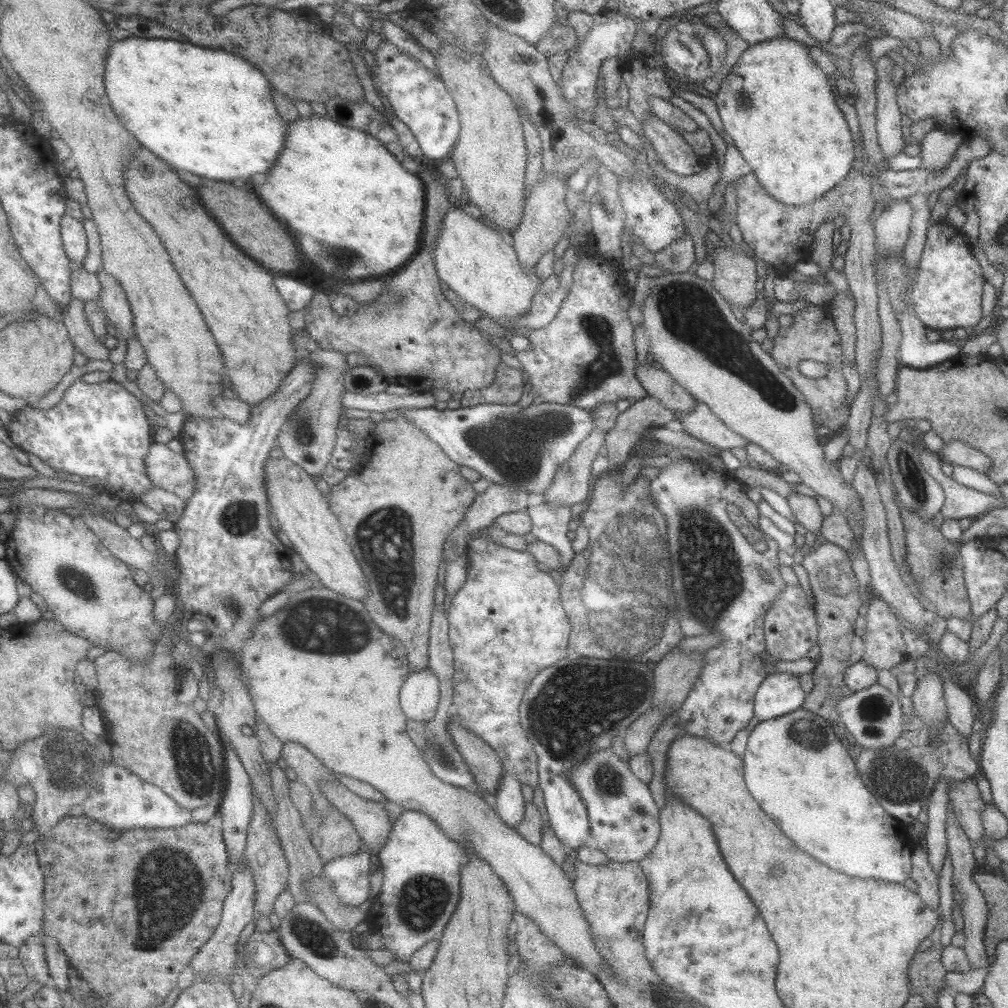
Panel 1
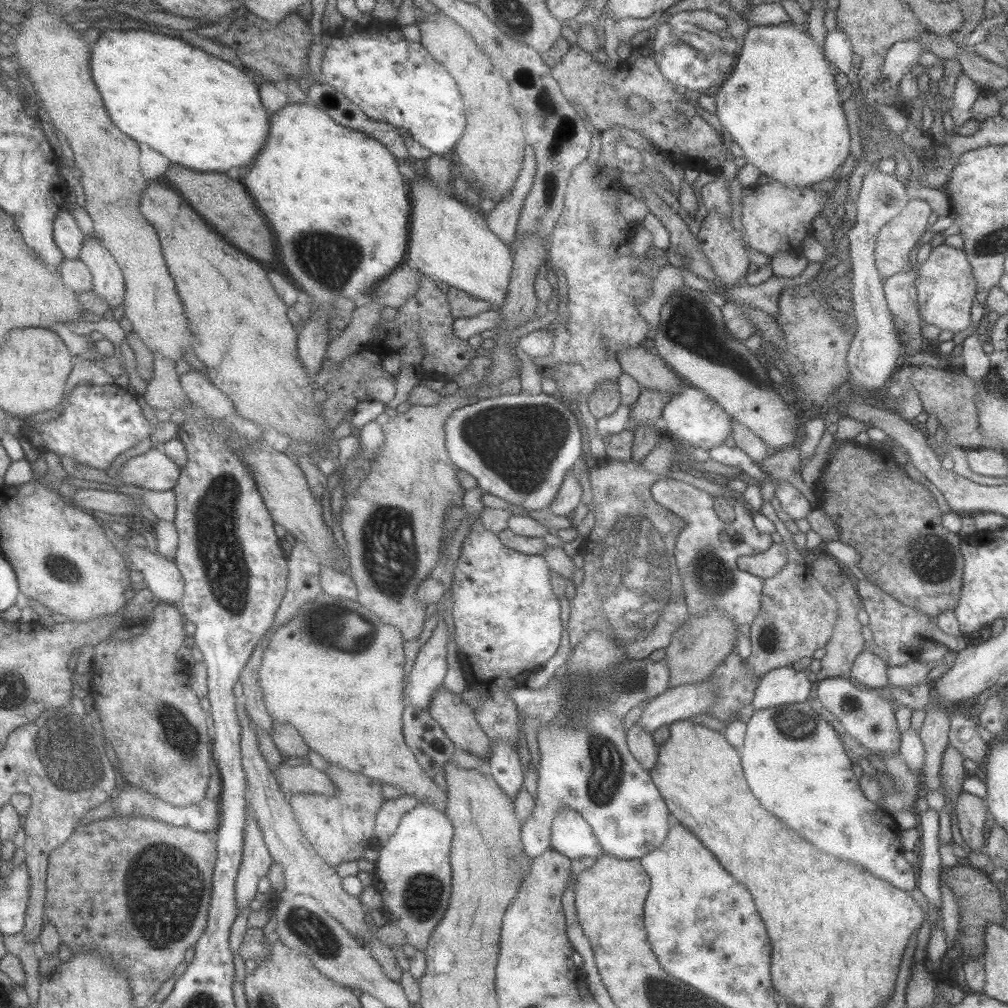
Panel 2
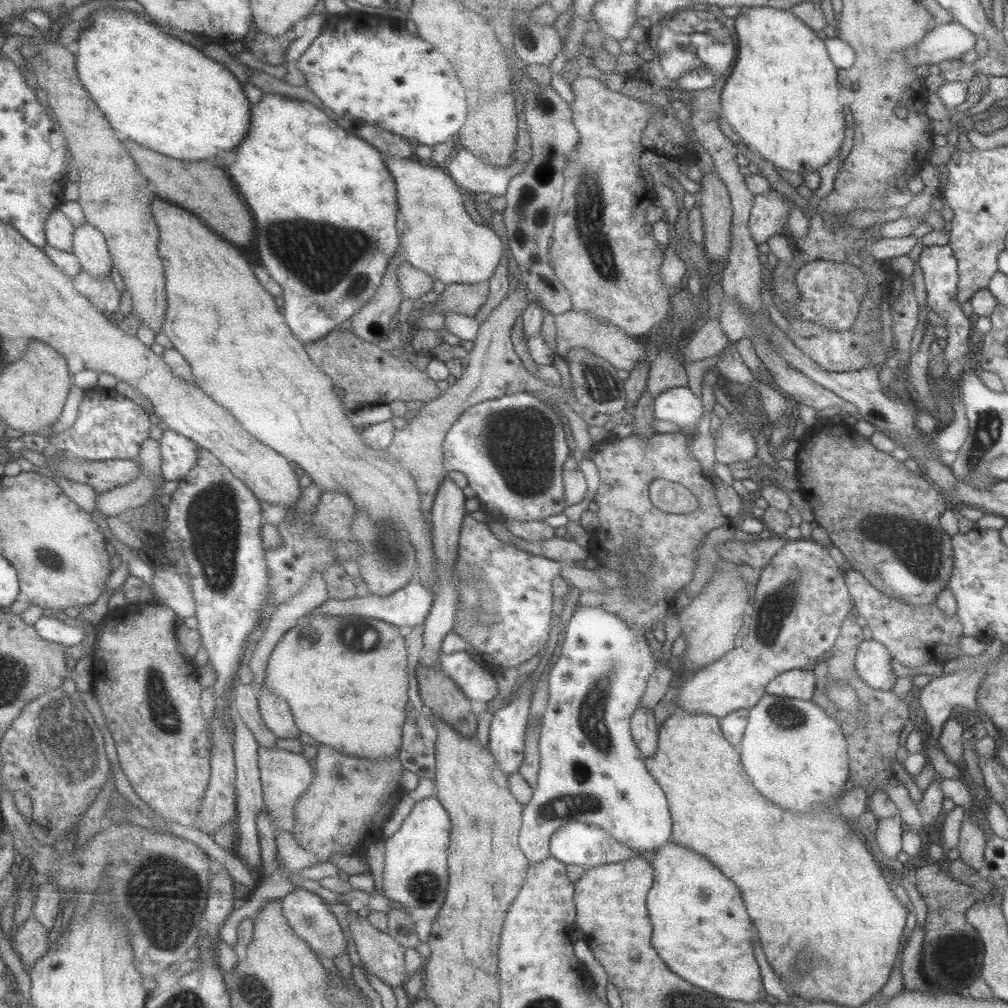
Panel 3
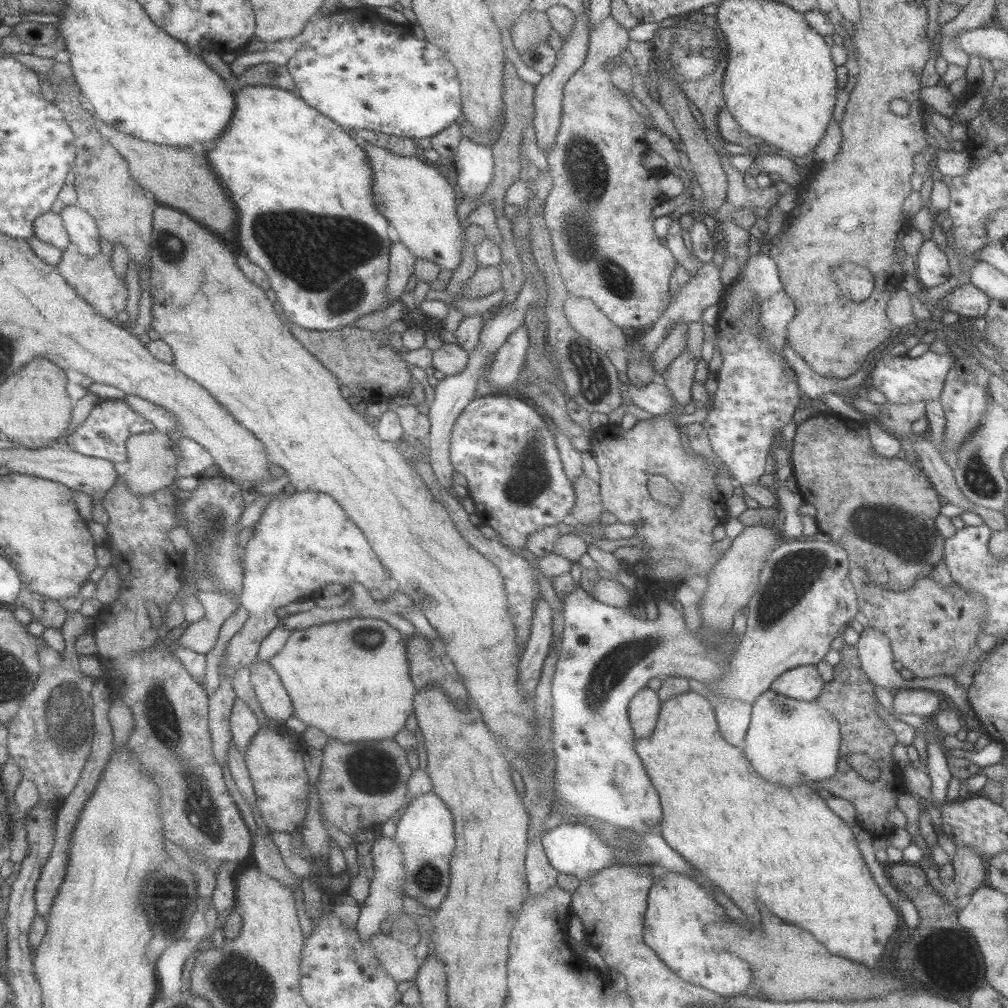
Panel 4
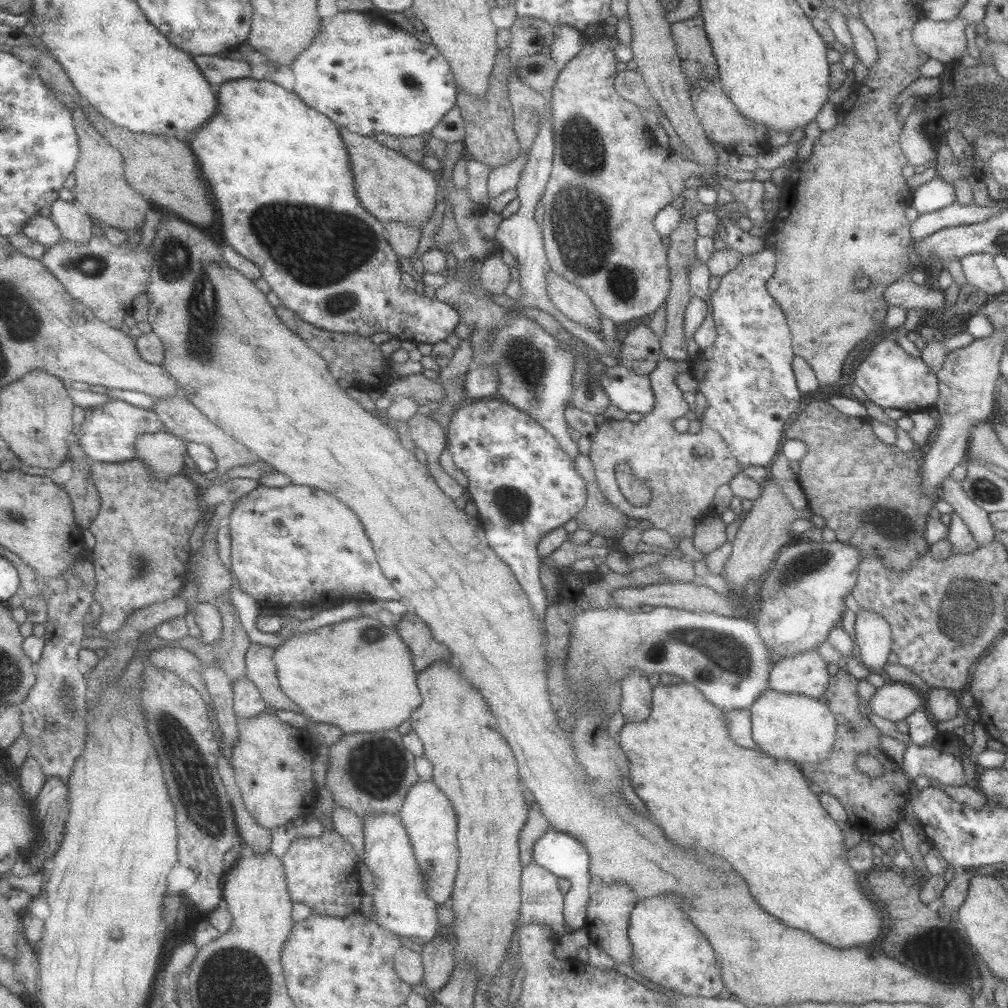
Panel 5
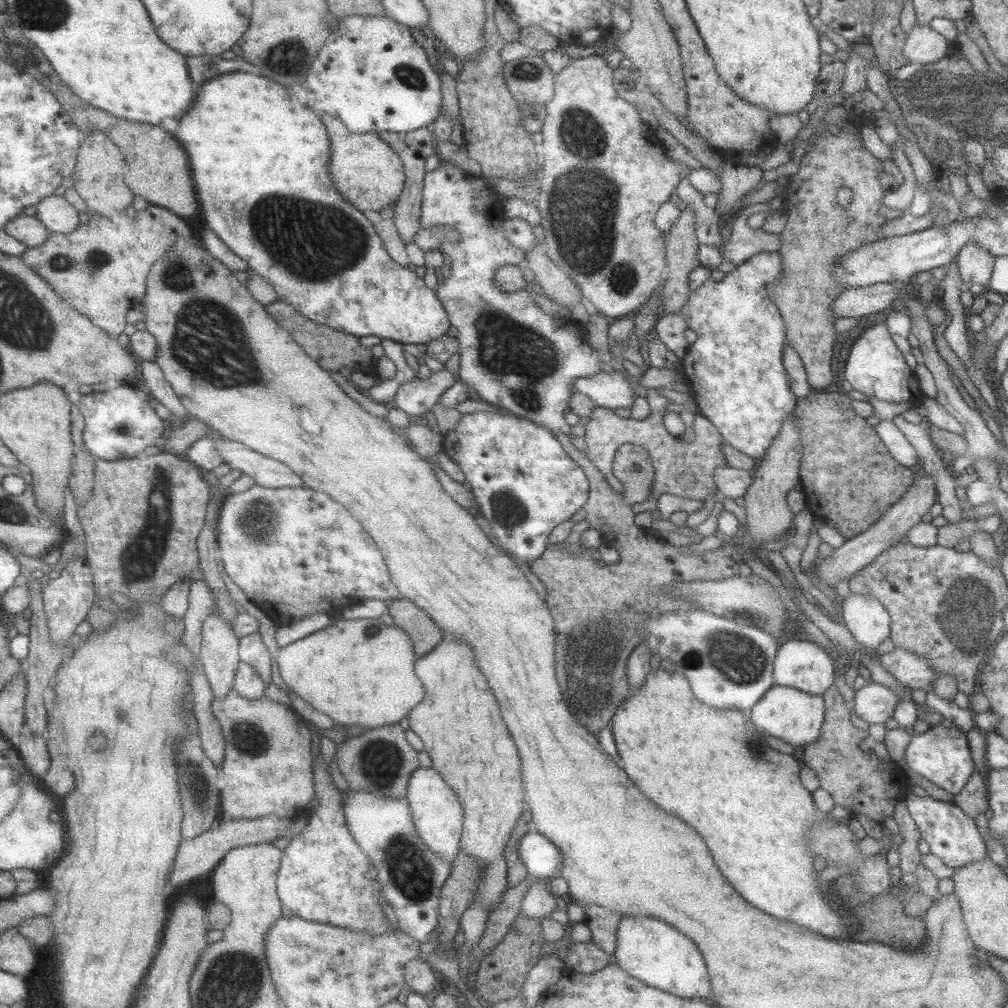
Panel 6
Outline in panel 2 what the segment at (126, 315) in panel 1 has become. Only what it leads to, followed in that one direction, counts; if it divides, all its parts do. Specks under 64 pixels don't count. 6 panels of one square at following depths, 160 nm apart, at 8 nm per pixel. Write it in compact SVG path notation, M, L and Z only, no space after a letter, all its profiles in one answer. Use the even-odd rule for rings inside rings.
M88 235L80 259L88 264L94 276L94 289L112 308L123 304L126 297L126 278L113 253L93 235Z

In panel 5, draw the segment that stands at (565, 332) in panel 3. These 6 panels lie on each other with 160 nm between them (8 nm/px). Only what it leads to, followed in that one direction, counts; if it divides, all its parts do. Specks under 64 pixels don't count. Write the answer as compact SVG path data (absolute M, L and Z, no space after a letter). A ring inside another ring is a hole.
M549 267L545 271L545 292L553 306L571 322L596 333L601 325L597 309L590 298L574 284L554 273Z

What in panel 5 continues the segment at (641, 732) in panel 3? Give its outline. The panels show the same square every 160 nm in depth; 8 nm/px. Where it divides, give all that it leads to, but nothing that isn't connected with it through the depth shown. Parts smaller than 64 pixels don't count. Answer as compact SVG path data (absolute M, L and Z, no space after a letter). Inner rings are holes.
M631 669L620 678L618 686L621 693L617 706L624 722L641 722L649 716L652 687L647 683L647 675L640 670Z

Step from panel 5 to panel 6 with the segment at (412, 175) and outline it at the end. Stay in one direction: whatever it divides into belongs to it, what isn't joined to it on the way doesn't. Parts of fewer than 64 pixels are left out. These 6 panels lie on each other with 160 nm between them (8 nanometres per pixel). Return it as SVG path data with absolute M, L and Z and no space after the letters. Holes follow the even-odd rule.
M323 113L319 116L329 139L328 175L332 185L345 201L360 213L373 210L378 212L386 204L397 200L405 178L400 158L392 148L375 131L366 133L351 132L334 114Z

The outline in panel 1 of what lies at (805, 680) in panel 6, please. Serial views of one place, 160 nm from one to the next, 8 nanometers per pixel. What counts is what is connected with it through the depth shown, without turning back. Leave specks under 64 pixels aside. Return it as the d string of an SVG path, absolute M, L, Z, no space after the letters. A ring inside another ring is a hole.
M768 672L753 697L753 717L758 722L785 716L802 705L805 694L797 677L789 672Z

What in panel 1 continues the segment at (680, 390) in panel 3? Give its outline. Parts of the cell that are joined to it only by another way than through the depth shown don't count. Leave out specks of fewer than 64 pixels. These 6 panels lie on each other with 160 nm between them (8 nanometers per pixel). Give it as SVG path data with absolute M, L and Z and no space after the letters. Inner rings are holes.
M697 401L690 411L677 414L677 419L683 432L717 449L731 450L747 446L748 442L741 435L729 430L702 402Z

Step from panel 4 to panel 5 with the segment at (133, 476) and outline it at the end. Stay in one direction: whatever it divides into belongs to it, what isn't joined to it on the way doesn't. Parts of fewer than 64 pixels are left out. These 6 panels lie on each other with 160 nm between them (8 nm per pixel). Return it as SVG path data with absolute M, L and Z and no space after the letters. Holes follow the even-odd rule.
M165 431L143 434L137 438L137 457L152 470L154 479L167 480L184 472L186 444L177 435Z

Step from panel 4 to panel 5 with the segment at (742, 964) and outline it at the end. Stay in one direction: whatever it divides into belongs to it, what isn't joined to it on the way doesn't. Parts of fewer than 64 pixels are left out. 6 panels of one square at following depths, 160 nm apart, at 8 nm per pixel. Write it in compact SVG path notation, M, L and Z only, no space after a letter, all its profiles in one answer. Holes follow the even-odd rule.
M663 896L663 898L649 898L634 904L633 910L629 915L629 926L627 928L627 937L631 943L631 968L646 978L649 982L659 985L669 991L675 990L675 993L683 996L699 997L717 997L723 990L723 984L717 974L718 959L715 959L713 947L703 937L703 934L687 920L689 916L685 915L685 906L681 907L675 898Z

